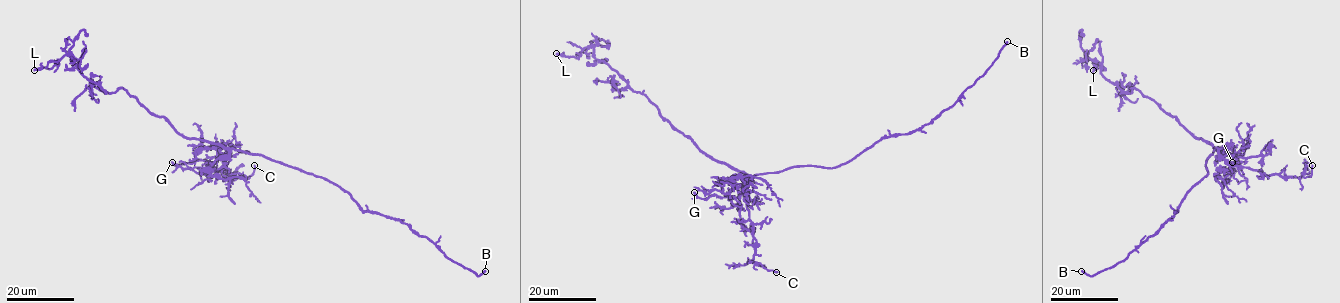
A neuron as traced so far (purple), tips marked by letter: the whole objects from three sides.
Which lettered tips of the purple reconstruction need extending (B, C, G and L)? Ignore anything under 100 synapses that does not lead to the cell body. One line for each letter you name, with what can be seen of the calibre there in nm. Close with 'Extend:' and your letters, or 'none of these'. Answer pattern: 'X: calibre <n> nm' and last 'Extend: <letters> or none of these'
B: calibre 200 nm
Extend: B

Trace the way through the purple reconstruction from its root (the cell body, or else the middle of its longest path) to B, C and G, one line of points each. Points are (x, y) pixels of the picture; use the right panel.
B: (1212, 154), (1206, 161), (1208, 174), (1188, 191), (1175, 214), (1153, 235), (1114, 266), (1091, 276), (1081, 271)
C: (1212, 154), (1216, 148), (1232, 166), (1249, 167), (1280, 176), (1310, 177), (1312, 165)
G: (1212, 154), (1216, 148), (1222, 157), (1235, 155), (1238, 164), (1232, 162)

